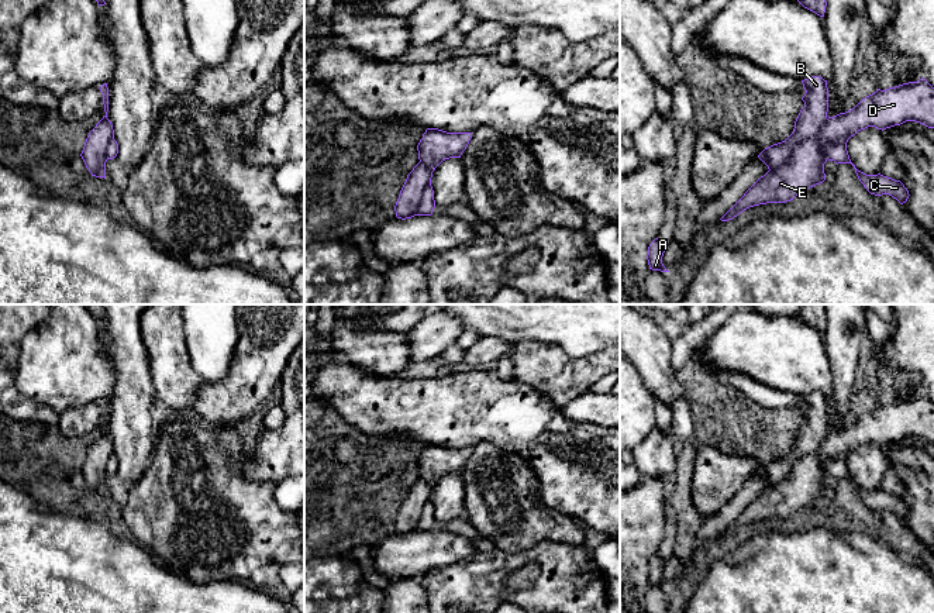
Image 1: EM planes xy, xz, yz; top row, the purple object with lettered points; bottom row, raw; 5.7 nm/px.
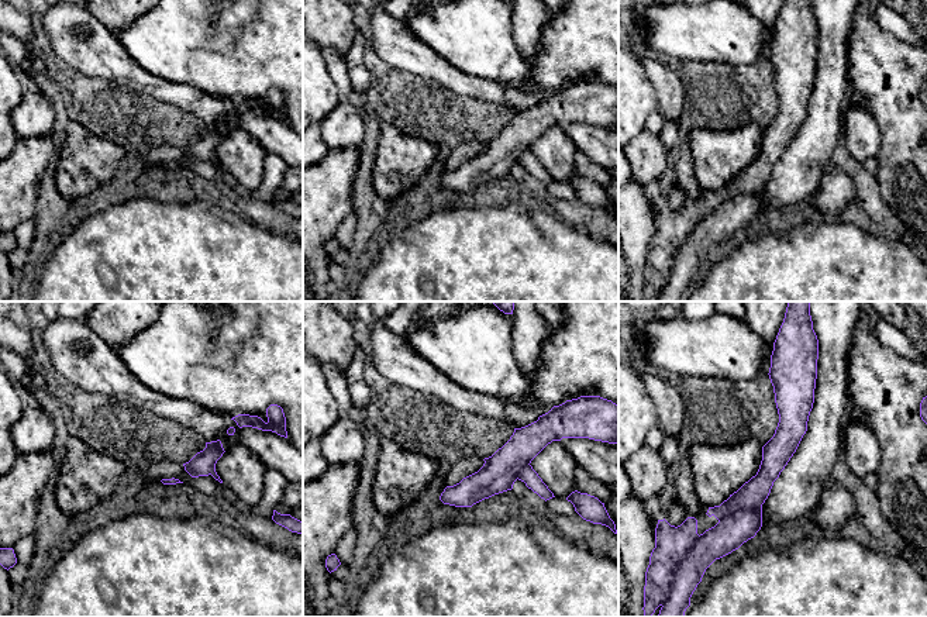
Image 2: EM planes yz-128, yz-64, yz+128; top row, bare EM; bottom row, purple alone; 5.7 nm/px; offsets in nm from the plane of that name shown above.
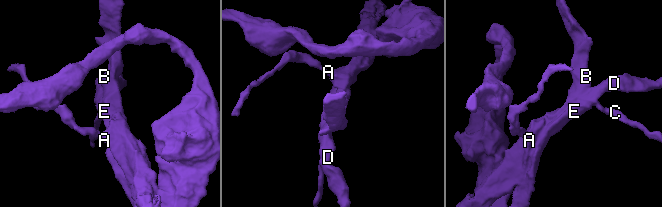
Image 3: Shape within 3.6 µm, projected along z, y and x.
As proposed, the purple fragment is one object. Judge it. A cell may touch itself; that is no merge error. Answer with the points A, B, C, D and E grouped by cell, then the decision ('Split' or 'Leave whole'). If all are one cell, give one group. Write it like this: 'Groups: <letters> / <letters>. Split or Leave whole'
Groups: A B C / D E. Split

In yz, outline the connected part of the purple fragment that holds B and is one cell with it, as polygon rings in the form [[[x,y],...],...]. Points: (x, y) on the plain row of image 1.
[[[811,392],[802,396],[802,399],[806,406],[804,411],[802,413],[804,423],[800,426],[795,437],[793,448],[785,457],[765,464],[758,471],[769,486],[779,483],[802,457],[814,454],[827,435],[827,396],[820,392]]]

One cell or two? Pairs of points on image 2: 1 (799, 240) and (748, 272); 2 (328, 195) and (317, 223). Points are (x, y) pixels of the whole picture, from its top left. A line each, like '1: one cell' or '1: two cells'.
1: one cell
2: one cell

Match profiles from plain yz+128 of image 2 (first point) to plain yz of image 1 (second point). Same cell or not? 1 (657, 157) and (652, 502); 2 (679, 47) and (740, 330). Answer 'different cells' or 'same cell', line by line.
1: different cells
2: same cell

